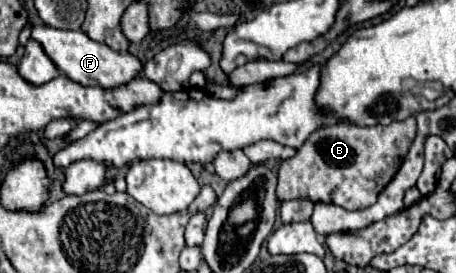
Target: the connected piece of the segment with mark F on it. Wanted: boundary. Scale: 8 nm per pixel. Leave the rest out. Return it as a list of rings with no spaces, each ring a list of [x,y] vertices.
[[[42,24],[42,26],[32,26],[30,38],[44,48],[44,52],[50,56],[50,60],[62,74],[66,74],[70,80],[82,86],[102,86],[102,88],[120,86],[124,82],[130,82],[140,70],[138,58],[134,58],[128,52],[118,54],[106,44],[90,40],[82,30],[56,30],[52,26]]]

